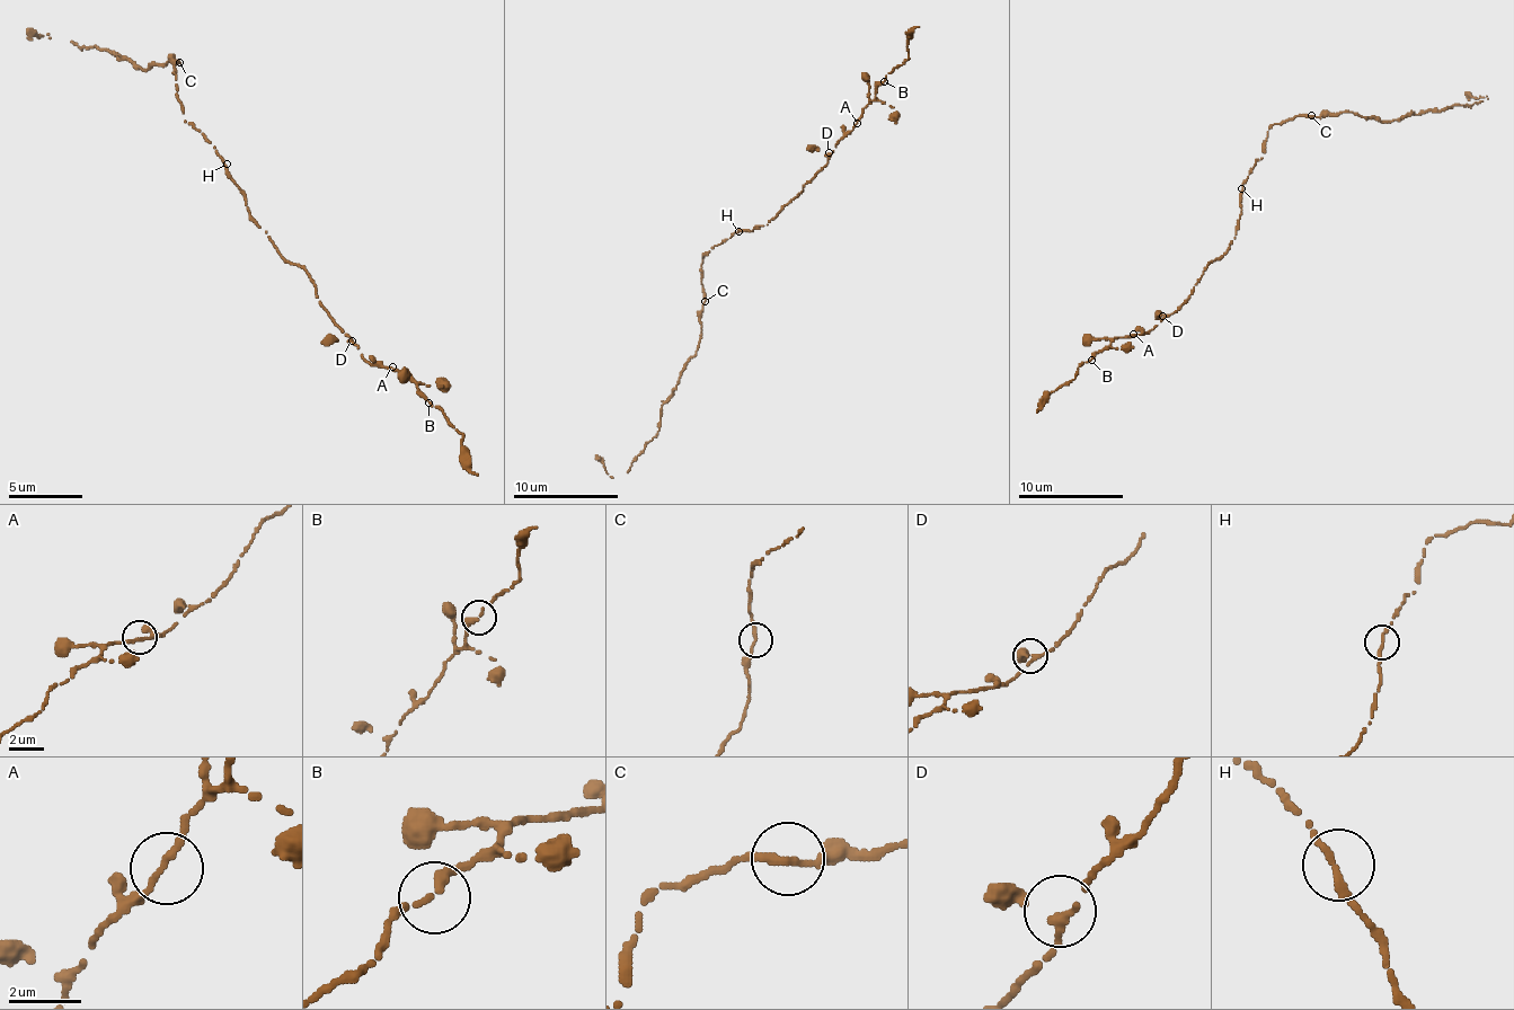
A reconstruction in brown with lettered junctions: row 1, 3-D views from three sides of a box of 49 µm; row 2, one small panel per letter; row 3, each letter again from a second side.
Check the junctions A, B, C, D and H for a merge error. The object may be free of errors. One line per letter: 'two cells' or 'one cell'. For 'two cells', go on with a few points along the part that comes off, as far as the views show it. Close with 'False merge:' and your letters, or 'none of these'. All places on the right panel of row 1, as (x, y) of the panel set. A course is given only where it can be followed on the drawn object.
A: one cell
B: one cell
C: one cell
D: one cell
H: one cell
False merge: none of these

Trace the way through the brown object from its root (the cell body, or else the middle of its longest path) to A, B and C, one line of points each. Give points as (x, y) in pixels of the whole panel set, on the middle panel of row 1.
A: (736, 231), (752, 231), (768, 223), (829, 164), (829, 156), (857, 123)
B: (736, 231), (752, 231), (768, 223), (802, 192), (802, 187), (829, 164), (829, 156), (852, 129), (884, 81)
C: (736, 231), (701, 258), (705, 300)

